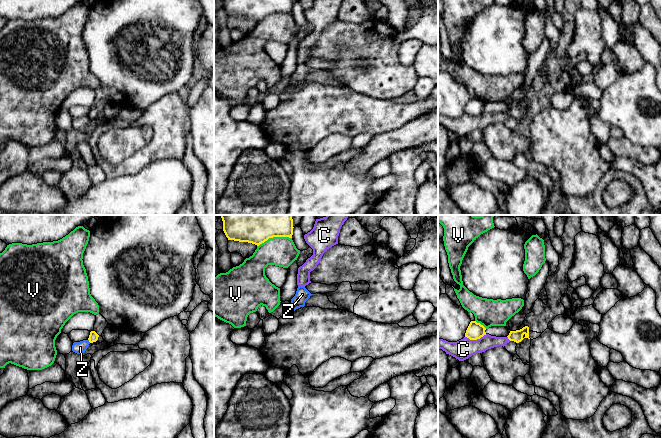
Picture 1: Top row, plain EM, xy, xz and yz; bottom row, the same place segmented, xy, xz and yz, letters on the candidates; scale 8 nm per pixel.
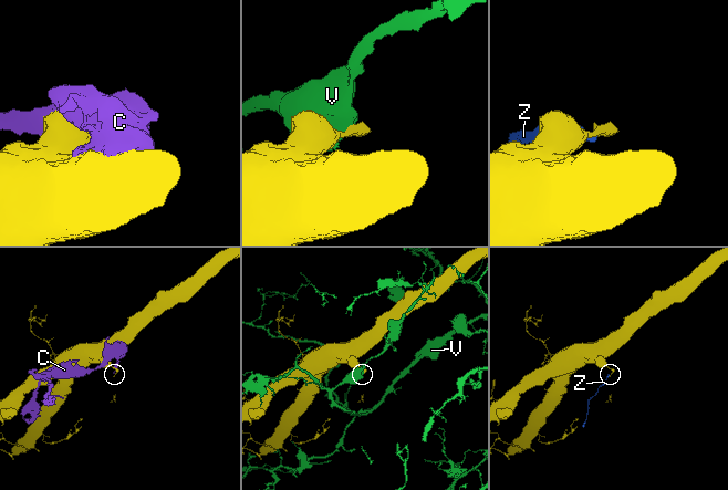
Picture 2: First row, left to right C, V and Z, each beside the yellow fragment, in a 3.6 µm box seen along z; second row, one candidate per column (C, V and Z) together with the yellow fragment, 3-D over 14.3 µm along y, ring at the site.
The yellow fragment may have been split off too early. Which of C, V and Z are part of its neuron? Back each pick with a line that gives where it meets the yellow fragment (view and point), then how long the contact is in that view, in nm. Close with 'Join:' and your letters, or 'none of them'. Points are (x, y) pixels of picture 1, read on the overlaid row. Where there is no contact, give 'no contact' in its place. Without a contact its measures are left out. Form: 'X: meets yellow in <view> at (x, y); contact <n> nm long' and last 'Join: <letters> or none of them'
Join: none of them

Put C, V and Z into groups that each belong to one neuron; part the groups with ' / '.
C Z / V

